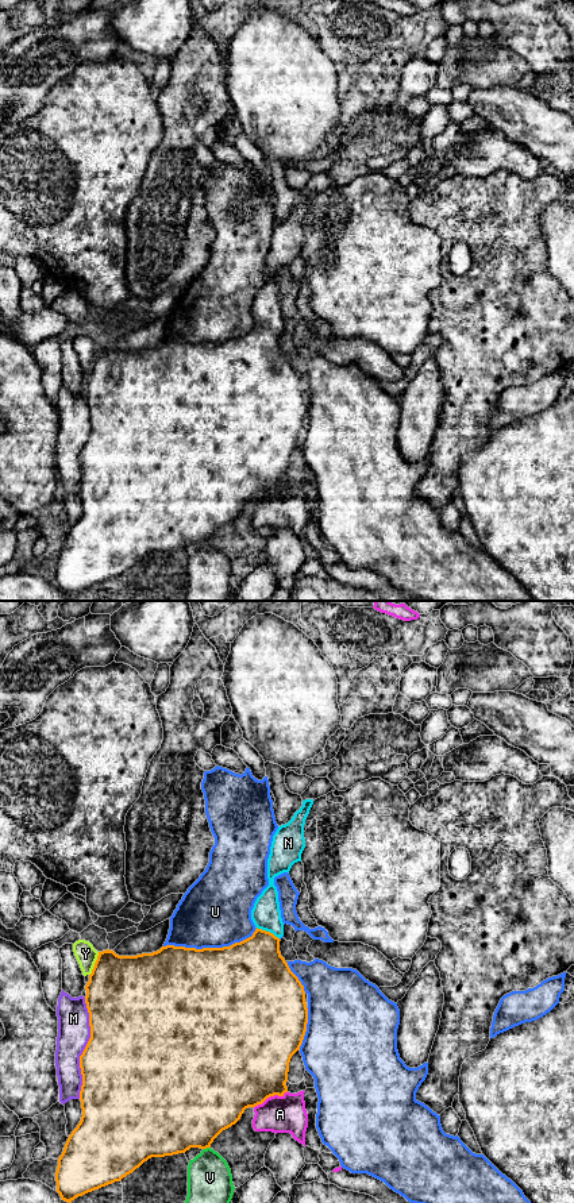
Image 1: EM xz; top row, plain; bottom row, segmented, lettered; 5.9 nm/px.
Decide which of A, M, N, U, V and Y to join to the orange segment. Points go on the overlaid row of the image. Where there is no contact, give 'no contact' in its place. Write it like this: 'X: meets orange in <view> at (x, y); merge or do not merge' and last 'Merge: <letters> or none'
A: meets orange in xz at (270, 1095); do not merge
M: meets orange in xz at (85, 1048); do not merge
N: meets orange in xz at (268, 932); merge
U: meets orange in xz at (211, 948); do not merge
V: meets orange in xz at (205, 1148); do not merge
Y: meets orange in xz at (95, 964); do not merge
Merge: N

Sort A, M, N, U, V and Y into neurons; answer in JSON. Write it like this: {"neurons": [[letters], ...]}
{"neurons": [["A"], ["M"], ["N"], ["U", "Y"], ["V"]]}

